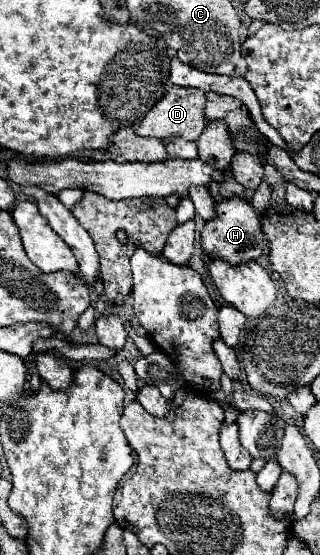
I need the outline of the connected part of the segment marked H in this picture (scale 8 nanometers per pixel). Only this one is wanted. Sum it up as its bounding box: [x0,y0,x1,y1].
[201,198,263,266]

